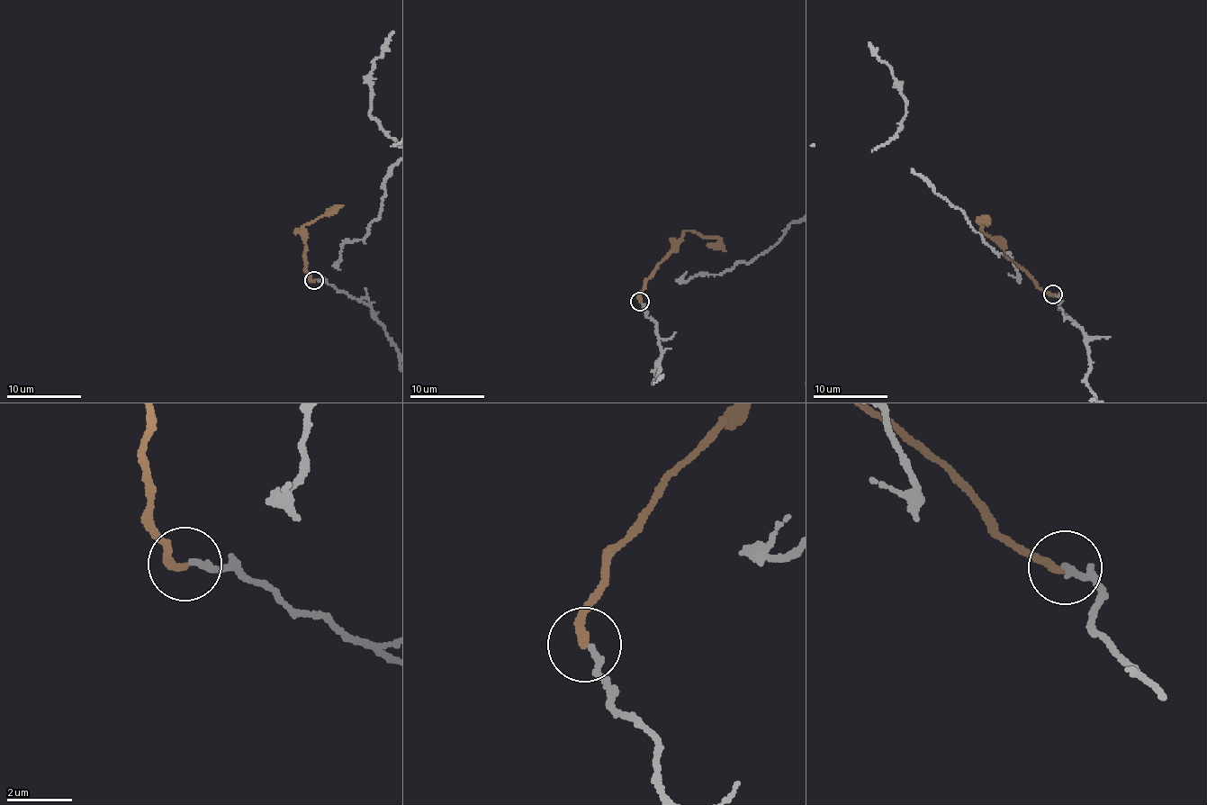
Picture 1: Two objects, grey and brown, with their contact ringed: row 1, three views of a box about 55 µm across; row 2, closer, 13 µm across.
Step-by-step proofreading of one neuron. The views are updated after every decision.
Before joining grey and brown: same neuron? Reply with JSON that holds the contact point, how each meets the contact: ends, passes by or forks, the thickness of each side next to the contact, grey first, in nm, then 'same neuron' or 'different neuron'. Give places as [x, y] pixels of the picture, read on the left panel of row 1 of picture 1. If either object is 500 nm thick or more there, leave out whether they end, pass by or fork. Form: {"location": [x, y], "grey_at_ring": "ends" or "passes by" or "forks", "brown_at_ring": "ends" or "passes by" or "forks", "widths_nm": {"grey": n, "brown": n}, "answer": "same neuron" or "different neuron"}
{"location": [313, 280], "grey_at_ring": "ends", "brown_at_ring": "ends", "widths_nm": {"grey": 200, "brown": 240}, "answer": "different neuron"}

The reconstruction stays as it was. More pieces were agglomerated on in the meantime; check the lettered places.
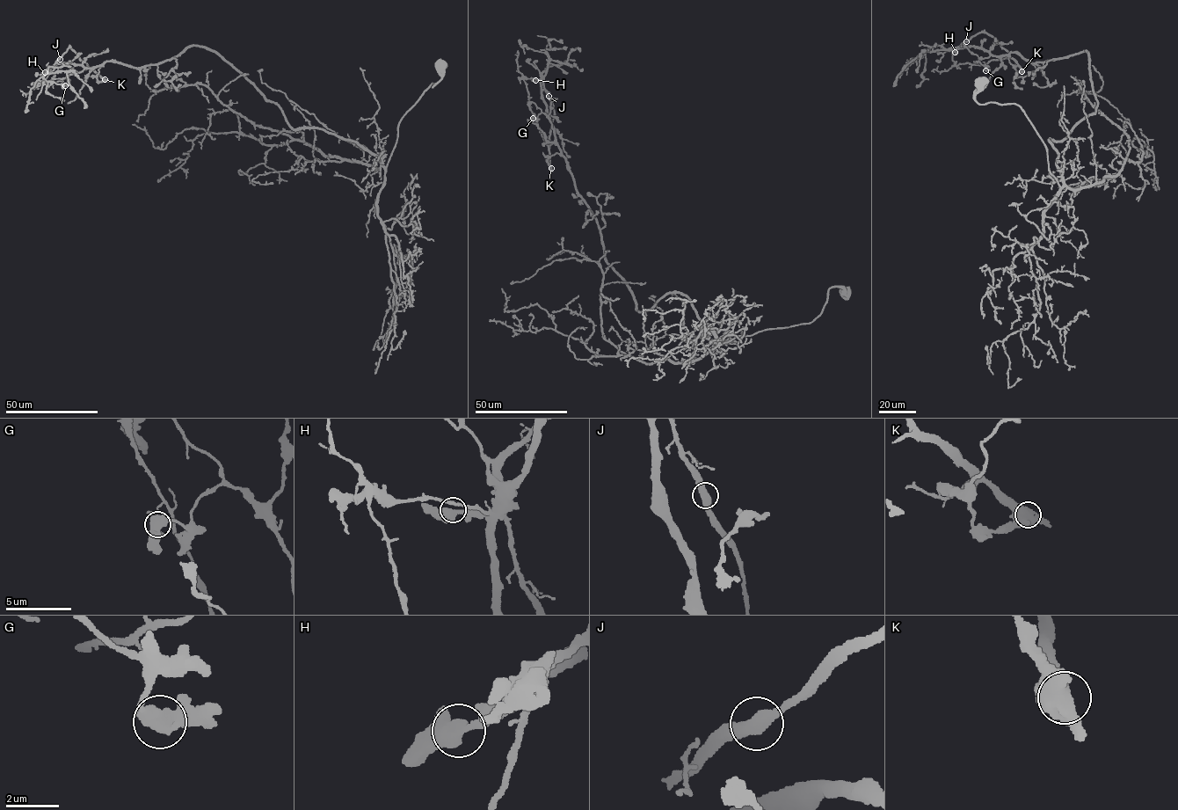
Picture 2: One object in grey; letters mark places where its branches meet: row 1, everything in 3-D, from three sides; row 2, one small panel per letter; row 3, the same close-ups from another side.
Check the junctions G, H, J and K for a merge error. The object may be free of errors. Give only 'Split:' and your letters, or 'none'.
Split: K

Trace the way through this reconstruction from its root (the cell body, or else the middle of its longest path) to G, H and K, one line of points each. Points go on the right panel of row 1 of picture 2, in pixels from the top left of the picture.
G: (980, 85), (980, 104), (1021, 107), (1061, 187), (1048, 141), (1095, 113), (1089, 54), (991, 55), (985, 70)
H: (980, 85), (980, 104), (1021, 107), (1061, 187), (1048, 141), (1095, 113), (1089, 54), (1033, 63), (955, 52)
K: (980, 85), (980, 104), (1021, 107), (1061, 187), (1048, 141), (1095, 113), (1089, 54), (1010, 52), (1021, 71)

